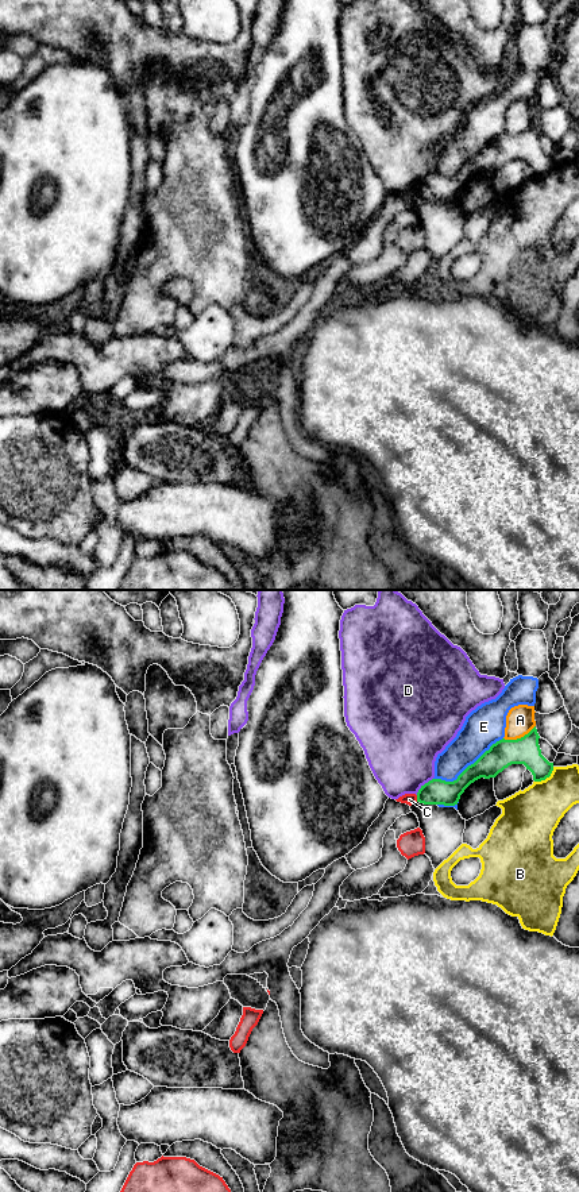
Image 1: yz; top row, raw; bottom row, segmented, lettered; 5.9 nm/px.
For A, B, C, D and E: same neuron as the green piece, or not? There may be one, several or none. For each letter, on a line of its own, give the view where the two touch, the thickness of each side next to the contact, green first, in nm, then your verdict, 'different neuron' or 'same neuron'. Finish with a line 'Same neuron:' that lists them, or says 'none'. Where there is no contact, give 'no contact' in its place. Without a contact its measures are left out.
A: yz | 160/170 nm | different neuron
B: yz | 160/320 nm | different neuron
C: yz | 160/70 nm | different neuron
D: yz | 160/420 nm | different neuron
E: yz | 160/220 nm | different neuron
Same neuron: none

